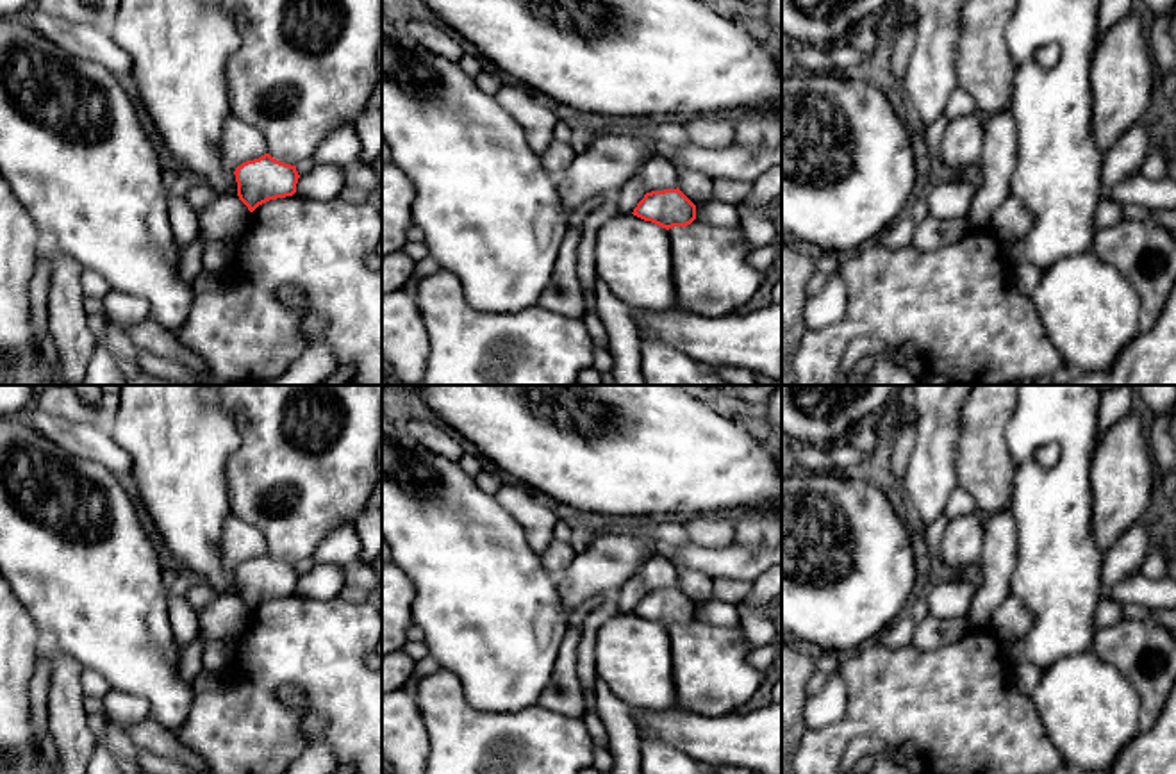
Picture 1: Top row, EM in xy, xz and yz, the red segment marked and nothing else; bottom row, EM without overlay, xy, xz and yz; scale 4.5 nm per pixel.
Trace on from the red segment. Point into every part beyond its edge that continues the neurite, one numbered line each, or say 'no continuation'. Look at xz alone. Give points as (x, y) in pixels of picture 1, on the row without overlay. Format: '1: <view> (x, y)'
no continuation

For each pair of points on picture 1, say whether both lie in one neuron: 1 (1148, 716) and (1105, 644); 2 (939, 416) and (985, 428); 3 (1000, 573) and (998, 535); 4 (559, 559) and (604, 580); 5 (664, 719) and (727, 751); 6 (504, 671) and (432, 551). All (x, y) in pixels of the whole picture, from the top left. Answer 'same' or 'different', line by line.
1: same
2: different
3: same
4: different
5: same
6: same

